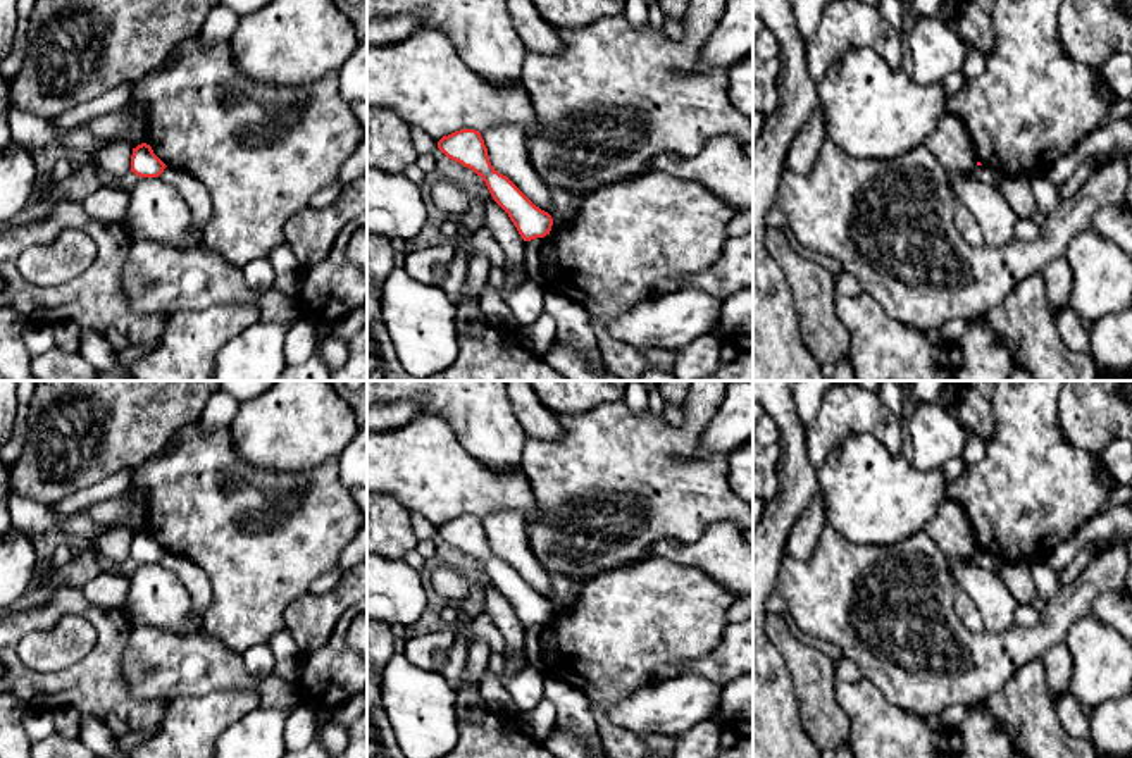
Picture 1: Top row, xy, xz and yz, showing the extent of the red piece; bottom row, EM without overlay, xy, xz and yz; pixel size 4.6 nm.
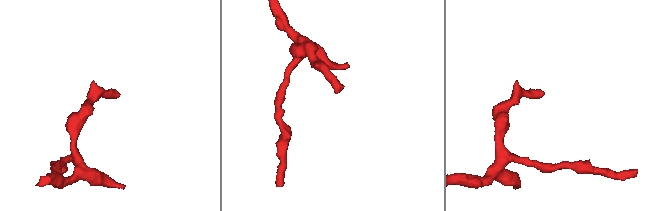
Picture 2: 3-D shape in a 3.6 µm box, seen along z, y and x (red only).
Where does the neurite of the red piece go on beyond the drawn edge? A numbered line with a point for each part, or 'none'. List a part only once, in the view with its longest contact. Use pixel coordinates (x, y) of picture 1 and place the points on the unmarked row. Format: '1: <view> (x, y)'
none

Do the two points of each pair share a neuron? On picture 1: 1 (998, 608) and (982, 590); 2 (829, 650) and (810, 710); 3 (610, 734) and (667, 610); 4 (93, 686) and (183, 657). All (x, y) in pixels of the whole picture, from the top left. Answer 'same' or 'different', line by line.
1: same
2: different
3: same
4: different

